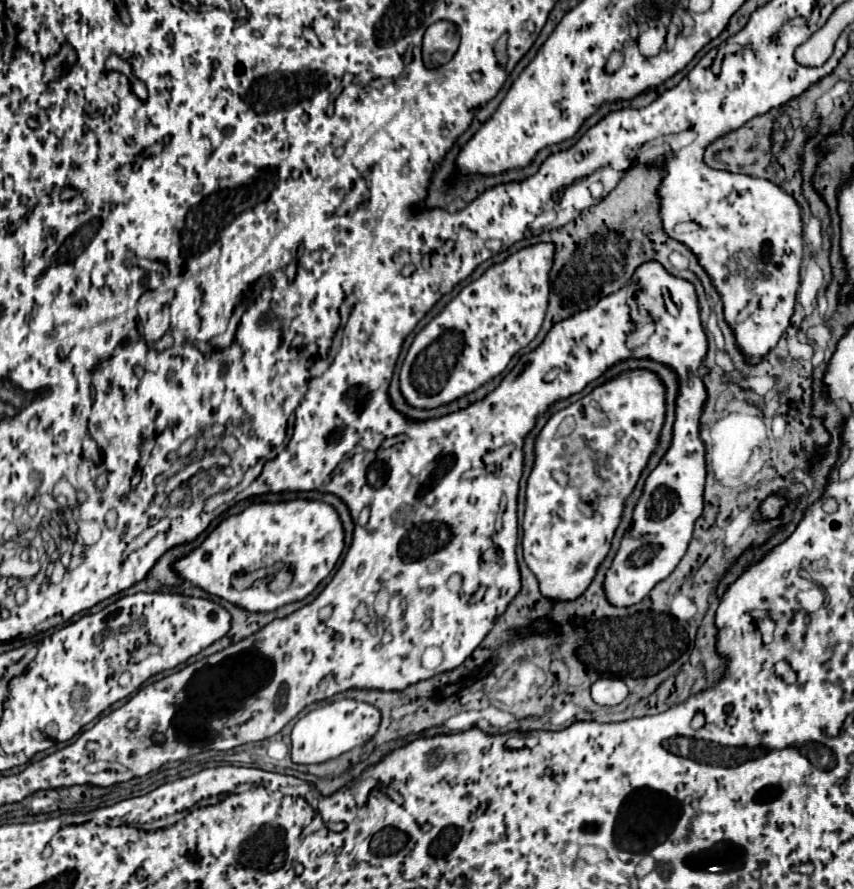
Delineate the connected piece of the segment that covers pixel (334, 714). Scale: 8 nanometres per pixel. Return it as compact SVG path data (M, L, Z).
M339 700L327 706L315 708L303 718L299 718L299 722L293 726L291 758L295 764L321 764L321 762L333 760L353 750L355 746L363 746L365 742L369 742L369 738L373 738L373 734L379 728L379 720L381 720L381 714L375 706L357 702L357 700Z

